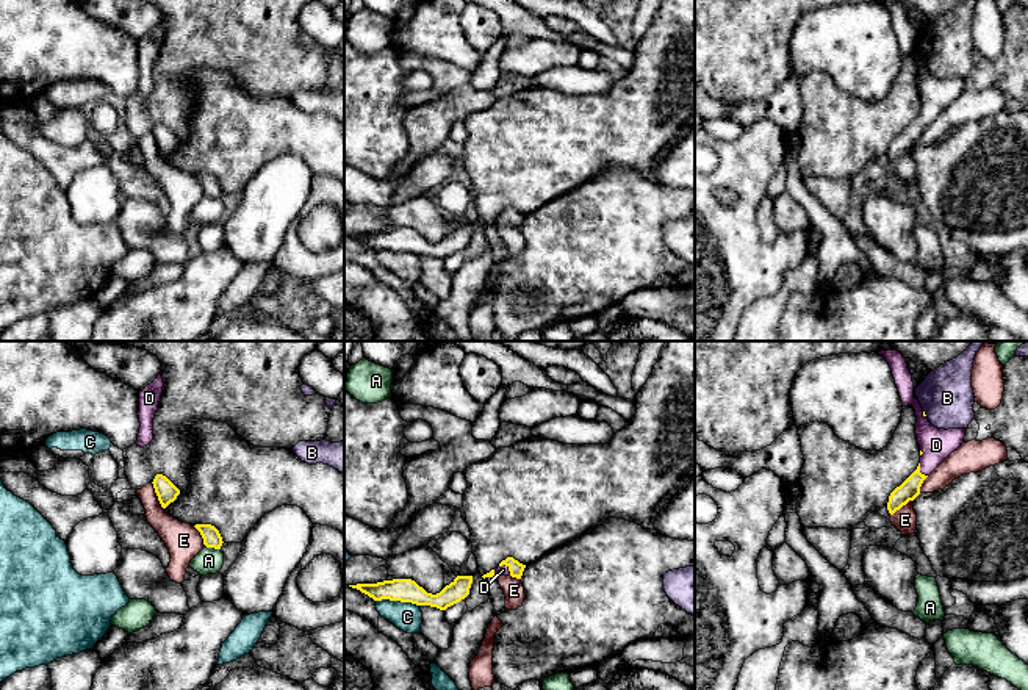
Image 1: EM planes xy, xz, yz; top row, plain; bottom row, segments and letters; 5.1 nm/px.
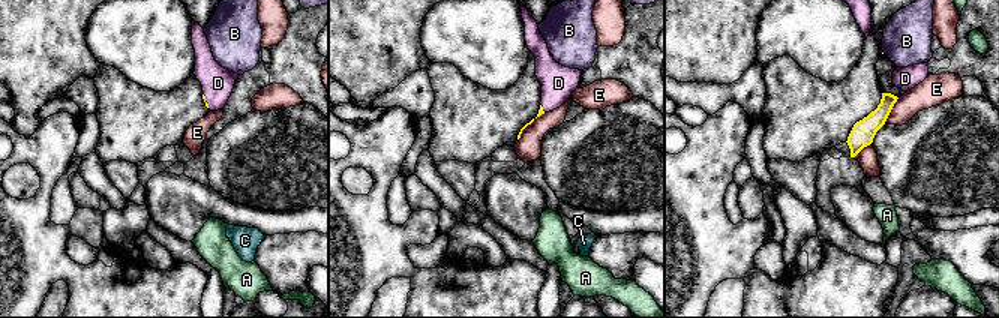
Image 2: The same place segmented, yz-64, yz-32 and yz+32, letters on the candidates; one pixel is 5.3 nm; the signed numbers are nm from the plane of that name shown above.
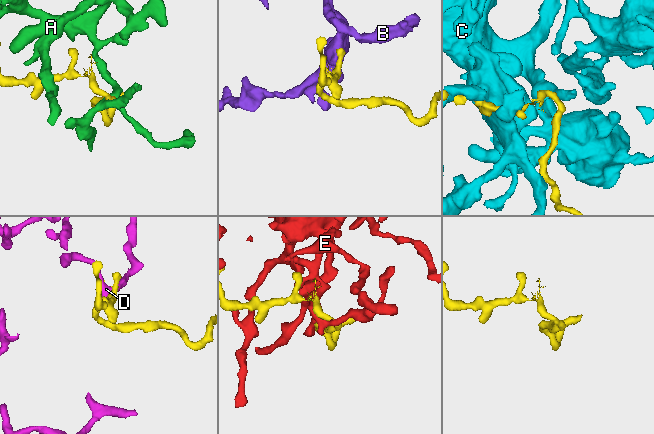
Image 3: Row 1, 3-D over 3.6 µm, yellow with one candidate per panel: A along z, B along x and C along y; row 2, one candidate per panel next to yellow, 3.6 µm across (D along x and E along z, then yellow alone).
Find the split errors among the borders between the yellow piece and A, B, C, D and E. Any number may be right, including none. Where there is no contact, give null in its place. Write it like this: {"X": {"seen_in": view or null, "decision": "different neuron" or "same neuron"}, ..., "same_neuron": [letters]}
{"A": {"seen_in": "xy", "decision": "different neuron"}, "B": {"seen_in": "yz", "decision": "different neuron"}, "C": {"seen_in": "xz", "decision": "different neuron"}, "D": {"seen_in": "yz", "decision": "same neuron"}, "E": {"seen_in": "xy", "decision": "different neuron"}, "same_neuron": ["D"]}

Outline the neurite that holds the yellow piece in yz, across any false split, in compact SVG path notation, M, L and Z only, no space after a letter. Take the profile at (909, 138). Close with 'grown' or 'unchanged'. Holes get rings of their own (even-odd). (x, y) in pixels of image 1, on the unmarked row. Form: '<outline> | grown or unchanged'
M881 0L878 3L886 8L892 19L903 56L912 55L915 59L915 84L922 105L917 119L889 146L887 160L893 164L920 144L923 130L964 92L965 78L934 77L918 49L914 47L914 31L906 8L898 0Z | grown

